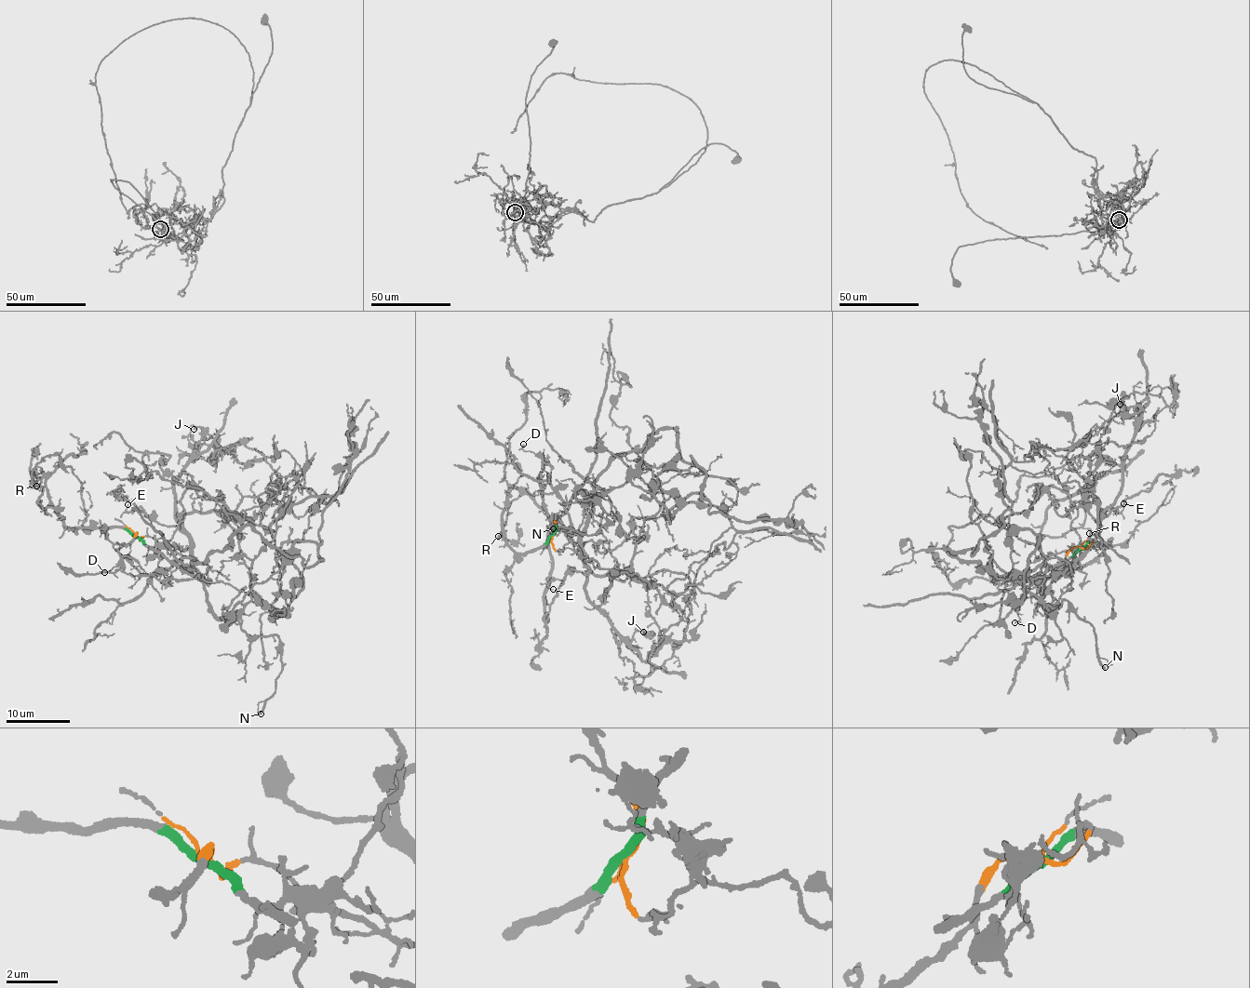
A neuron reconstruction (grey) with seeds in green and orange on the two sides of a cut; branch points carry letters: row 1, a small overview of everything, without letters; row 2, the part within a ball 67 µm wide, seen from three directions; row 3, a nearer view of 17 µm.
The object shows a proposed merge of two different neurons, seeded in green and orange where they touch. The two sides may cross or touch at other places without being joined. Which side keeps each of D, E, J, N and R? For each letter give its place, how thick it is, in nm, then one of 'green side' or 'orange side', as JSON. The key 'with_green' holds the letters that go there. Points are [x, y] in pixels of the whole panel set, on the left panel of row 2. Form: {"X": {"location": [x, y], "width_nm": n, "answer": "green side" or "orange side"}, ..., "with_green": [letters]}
{"D": {"location": [104, 572], "width_nm": 150, "answer": "orange side"}, "E": {"location": [127, 504], "width_nm": 110, "answer": "green side"}, "J": {"location": [194, 429], "width_nm": 170, "answer": "green side"}, "N": {"location": [261, 714], "width_nm": 240, "answer": "green side"}, "R": {"location": [36, 486], "width_nm": 130, "answer": "green side"}, "with_green": ["E", "J", "N", "R"]}

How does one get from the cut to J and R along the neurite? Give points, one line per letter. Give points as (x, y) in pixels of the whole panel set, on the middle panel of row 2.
J: (553, 536), (584, 494), (588, 598), (624, 636), (642, 632)
R: (553, 536), (538, 548), (513, 550), (504, 534), (504, 517), (511, 487), (522, 491), (510, 503), (498, 536)

